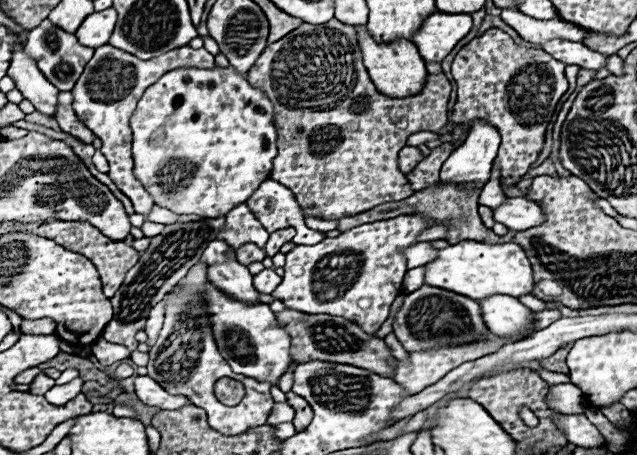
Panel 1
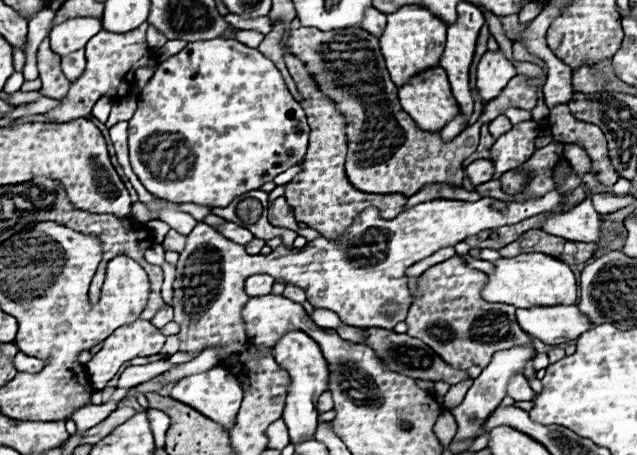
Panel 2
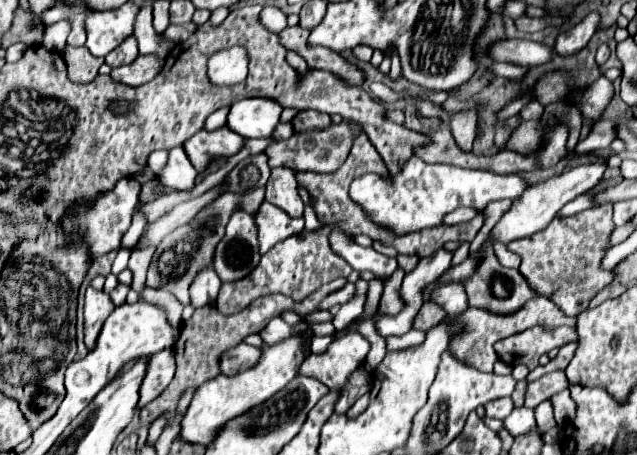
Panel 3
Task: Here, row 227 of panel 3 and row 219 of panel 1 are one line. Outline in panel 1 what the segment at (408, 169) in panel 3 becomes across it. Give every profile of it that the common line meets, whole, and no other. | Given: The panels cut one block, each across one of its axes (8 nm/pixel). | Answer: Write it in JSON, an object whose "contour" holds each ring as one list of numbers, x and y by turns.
{"contour":[[402,214,398,218,378,220,370,224,360,224,348,232,342,232,336,238,324,238,314,246,298,244,294,250,286,254,284,278,281,284,272,292,272,296,284,302,286,308,294,308,306,314,330,314,342,316,358,326,362,326,368,334,376,334,384,320,390,314,390,306,394,298,402,292,402,280,408,272,404,250,418,242,420,232,428,230,432,220,424,214]]}

